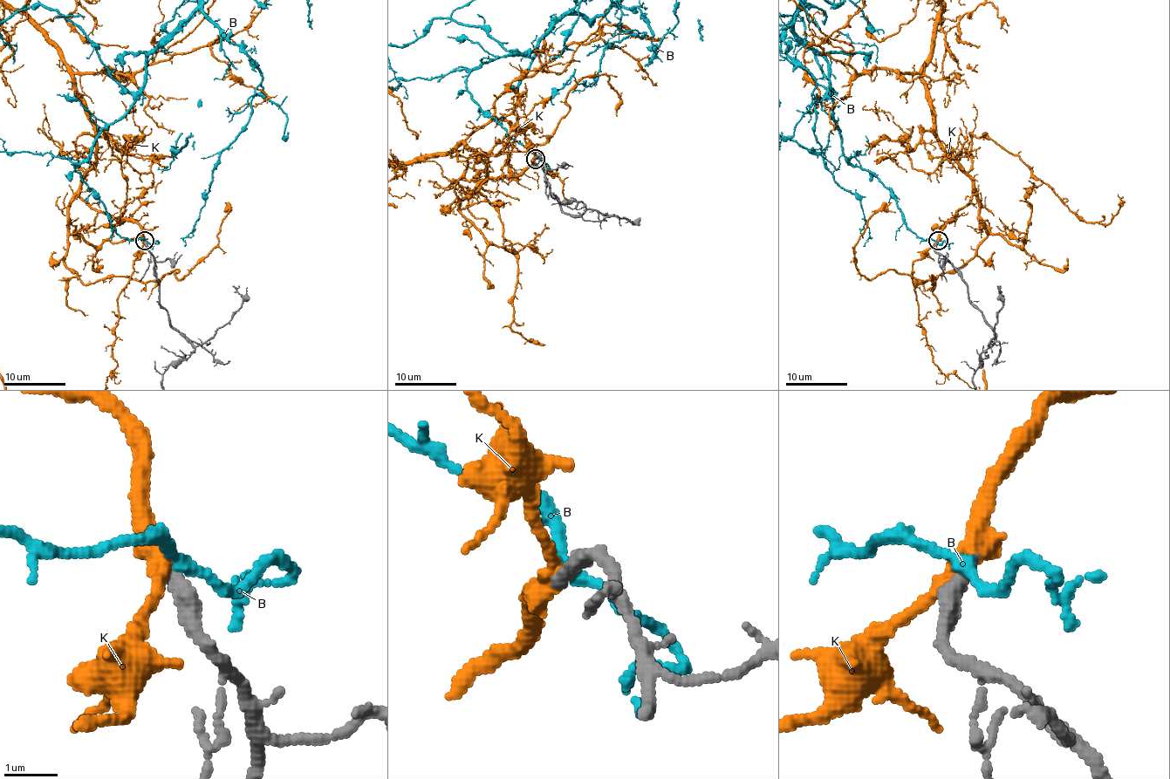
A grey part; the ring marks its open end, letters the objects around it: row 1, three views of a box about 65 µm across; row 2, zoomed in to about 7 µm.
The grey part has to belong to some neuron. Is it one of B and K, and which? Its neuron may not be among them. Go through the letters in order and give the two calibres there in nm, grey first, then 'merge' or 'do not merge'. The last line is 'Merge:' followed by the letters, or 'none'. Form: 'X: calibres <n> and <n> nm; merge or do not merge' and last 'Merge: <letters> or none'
B: calibres 360 and 190 nm; do not merge
K: calibres 340 and 360 nm; merge
Merge: K

